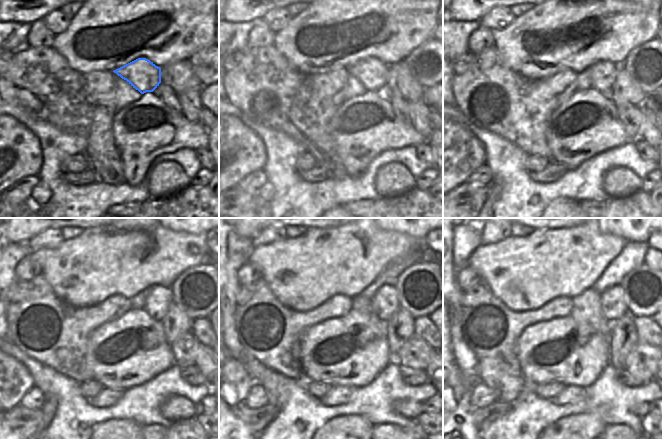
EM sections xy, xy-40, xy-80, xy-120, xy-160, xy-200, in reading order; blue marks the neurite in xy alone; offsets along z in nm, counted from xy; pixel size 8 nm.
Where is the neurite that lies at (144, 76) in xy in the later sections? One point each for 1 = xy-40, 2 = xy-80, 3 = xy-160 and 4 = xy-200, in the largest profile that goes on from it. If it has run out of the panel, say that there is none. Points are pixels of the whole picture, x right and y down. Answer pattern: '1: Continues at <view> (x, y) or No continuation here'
1: Continues at xy-40 (372, 73)
2: Continues at xy-80 (602, 74)
3: Continues at xy-160 (384, 303)
4: Continues at xy-200 (613, 306)

